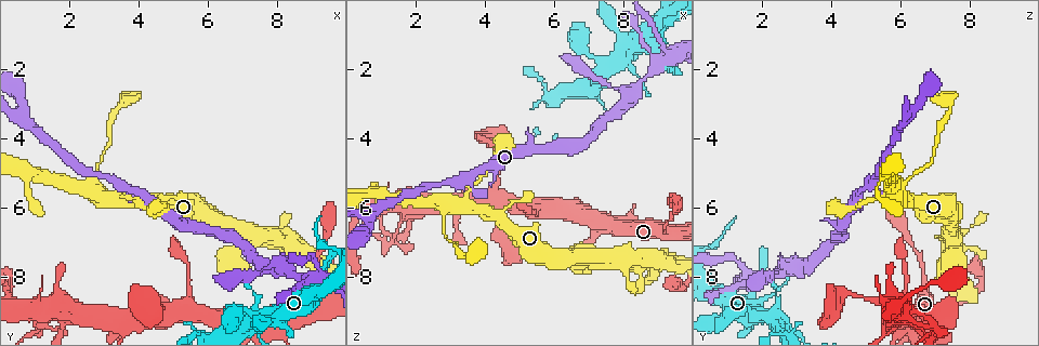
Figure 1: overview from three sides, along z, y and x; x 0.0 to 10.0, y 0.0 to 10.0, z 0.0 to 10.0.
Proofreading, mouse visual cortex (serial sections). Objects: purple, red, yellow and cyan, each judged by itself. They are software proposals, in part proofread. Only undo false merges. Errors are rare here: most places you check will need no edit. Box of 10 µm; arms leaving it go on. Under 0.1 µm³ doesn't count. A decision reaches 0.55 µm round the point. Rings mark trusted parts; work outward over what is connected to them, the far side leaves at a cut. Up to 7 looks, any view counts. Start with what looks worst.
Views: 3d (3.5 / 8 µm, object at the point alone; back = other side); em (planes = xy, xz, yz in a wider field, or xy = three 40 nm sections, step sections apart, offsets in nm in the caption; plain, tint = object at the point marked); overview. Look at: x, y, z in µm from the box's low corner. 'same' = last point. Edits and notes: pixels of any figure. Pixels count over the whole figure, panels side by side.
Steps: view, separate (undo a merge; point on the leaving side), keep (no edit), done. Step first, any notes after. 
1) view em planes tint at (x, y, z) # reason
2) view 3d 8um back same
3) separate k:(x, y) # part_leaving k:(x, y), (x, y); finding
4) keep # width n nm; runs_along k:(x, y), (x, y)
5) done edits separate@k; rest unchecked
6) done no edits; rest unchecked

view 3d 8um at (1.35, 9.40, 7.00) # abrupt turn

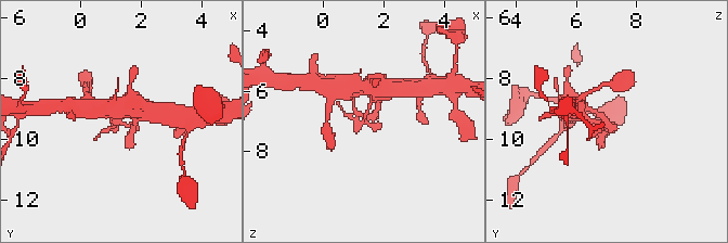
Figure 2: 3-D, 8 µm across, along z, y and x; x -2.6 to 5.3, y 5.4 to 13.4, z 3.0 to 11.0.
view em planes tint same # arm_widths 150, 200 nm

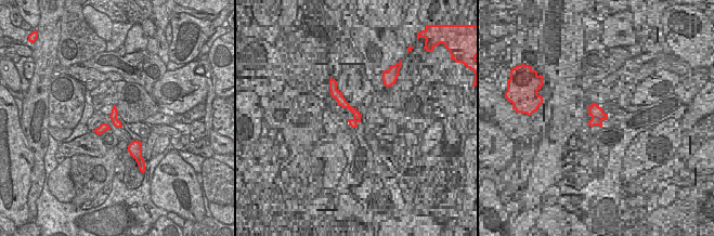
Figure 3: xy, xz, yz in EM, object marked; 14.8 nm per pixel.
keep # width 130 nm; runs_along 2:(131, 106), (116, 126), (101, 132); one cell here

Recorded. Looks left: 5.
view 3d 3.5um at (9.30, 7.95, 1.65) # looks like a crossing

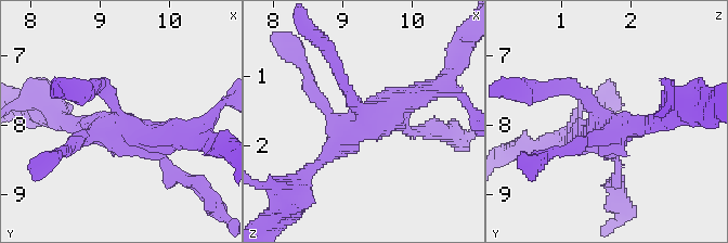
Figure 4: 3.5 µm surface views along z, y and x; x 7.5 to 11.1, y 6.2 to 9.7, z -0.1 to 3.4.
view em xy step 2 tint at (9.25, 8.00, 1.70) # need the tissue

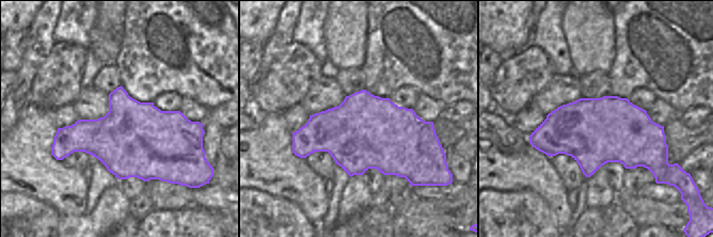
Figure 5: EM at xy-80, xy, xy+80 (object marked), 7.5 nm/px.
keep # runs_along 4:(307, 175), (406, 100), (410, 86); all the same cell

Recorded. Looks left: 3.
view 3d 3.5um back at (2.85, 5.60, 5.95) # abrupt turn

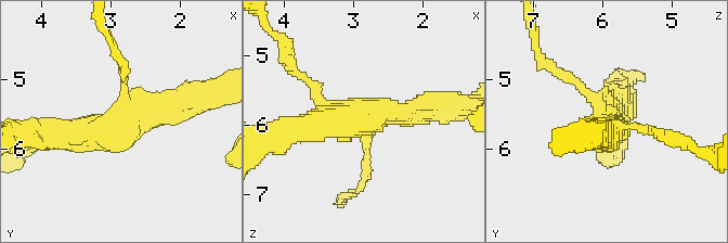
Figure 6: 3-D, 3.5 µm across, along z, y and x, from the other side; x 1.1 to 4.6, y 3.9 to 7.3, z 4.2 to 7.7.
view em xy step 2 tint at (2.85, 5.65, 5.95) # arms 3; arm_widths 100, 300, 350 nm

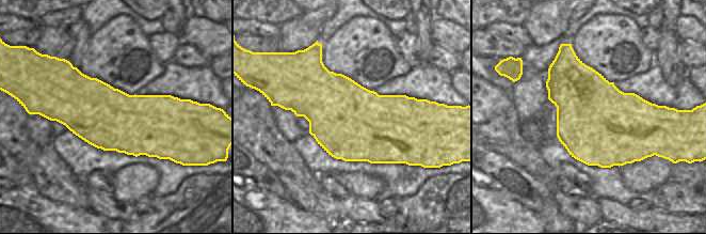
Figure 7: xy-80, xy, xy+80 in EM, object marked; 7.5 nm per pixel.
keep # runs_along 6:(51, 137), (137, 124), (183, 101); one cell here

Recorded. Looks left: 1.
done no edits; rest unchecked

